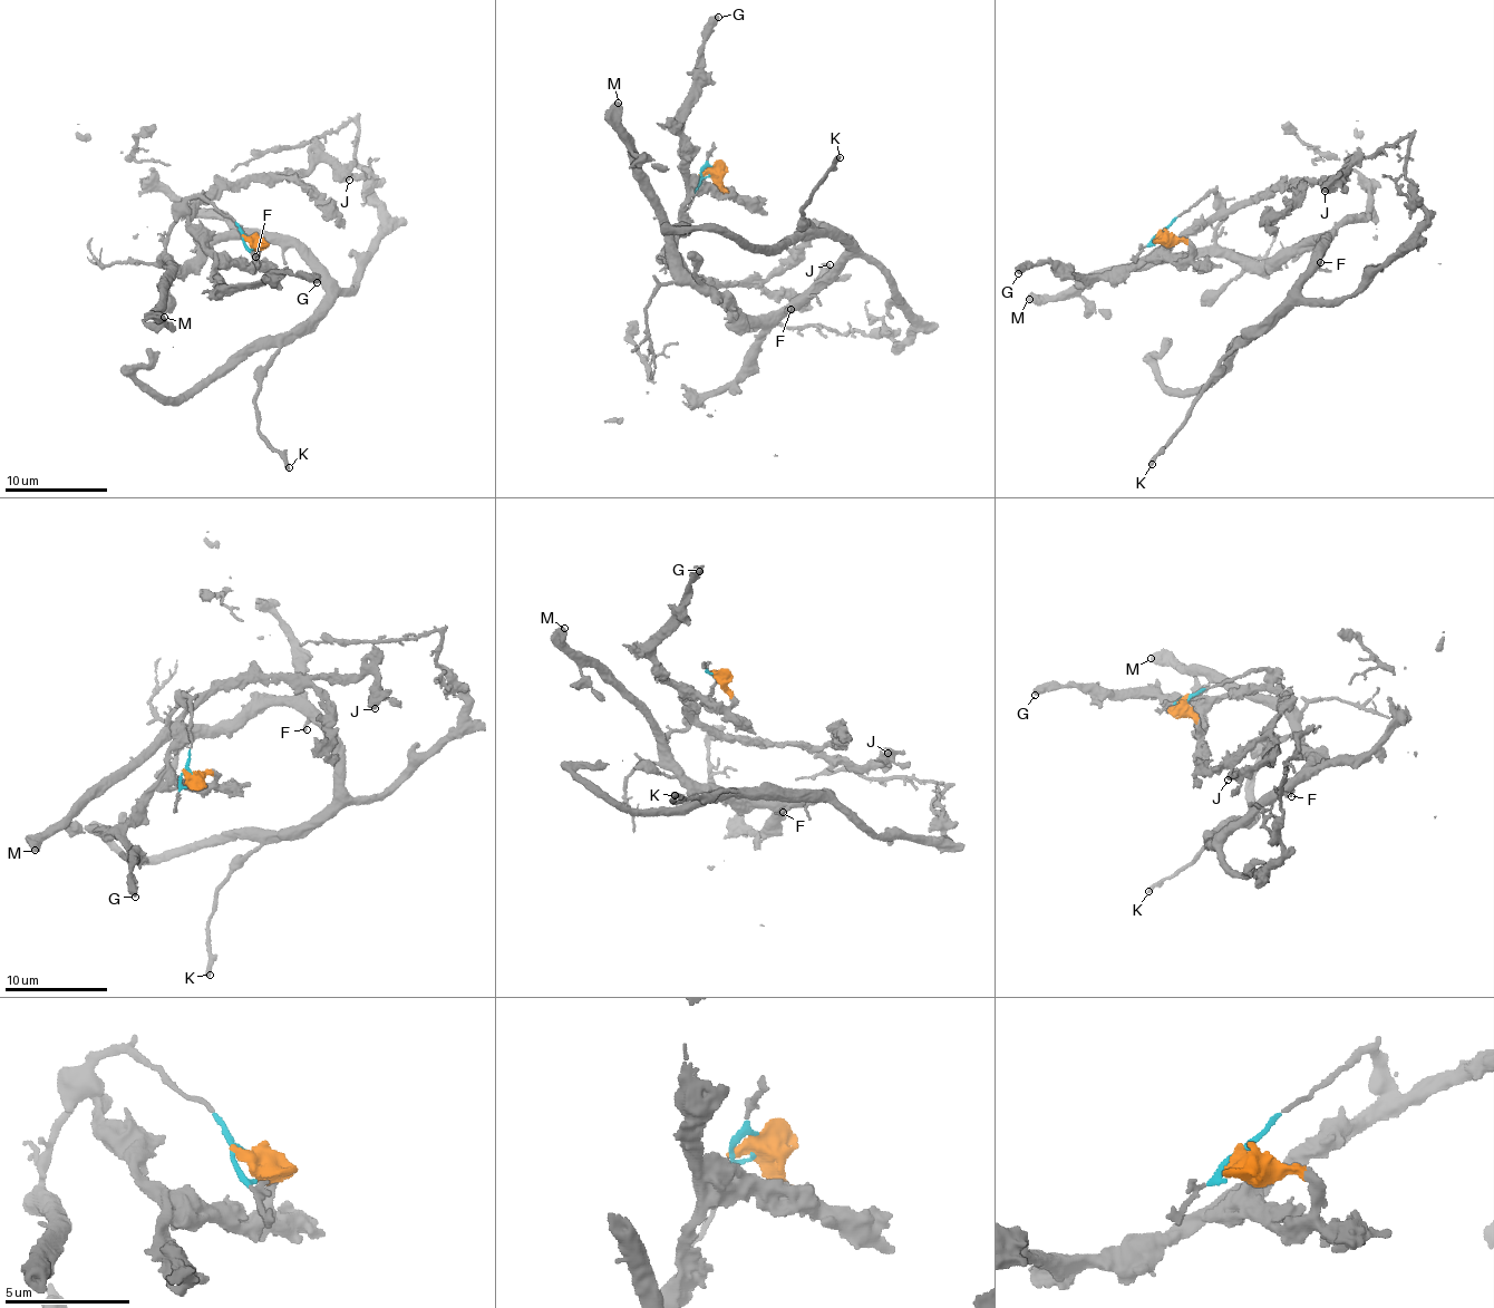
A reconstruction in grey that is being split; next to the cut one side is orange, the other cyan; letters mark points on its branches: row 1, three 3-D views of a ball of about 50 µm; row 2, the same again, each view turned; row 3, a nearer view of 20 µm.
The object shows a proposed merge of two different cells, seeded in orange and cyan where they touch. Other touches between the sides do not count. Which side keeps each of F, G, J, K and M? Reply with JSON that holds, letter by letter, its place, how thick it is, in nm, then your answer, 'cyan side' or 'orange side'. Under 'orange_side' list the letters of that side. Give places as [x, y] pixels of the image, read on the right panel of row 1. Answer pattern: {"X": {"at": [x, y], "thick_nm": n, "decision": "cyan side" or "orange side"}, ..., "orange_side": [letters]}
{"F": {"at": [1320, 262], "thick_nm": 220, "decision": "cyan side"}, "G": {"at": [1018, 273], "thick_nm": 600, "decision": "orange side"}, "J": {"at": [1325, 191], "thick_nm": 700, "decision": "orange side"}, "K": {"at": [1152, 464], "thick_nm": 300, "decision": "cyan side"}, "M": {"at": [1029, 299], "thick_nm": 550, "decision": "cyan side"}, "orange_side": ["G", "J"]}

